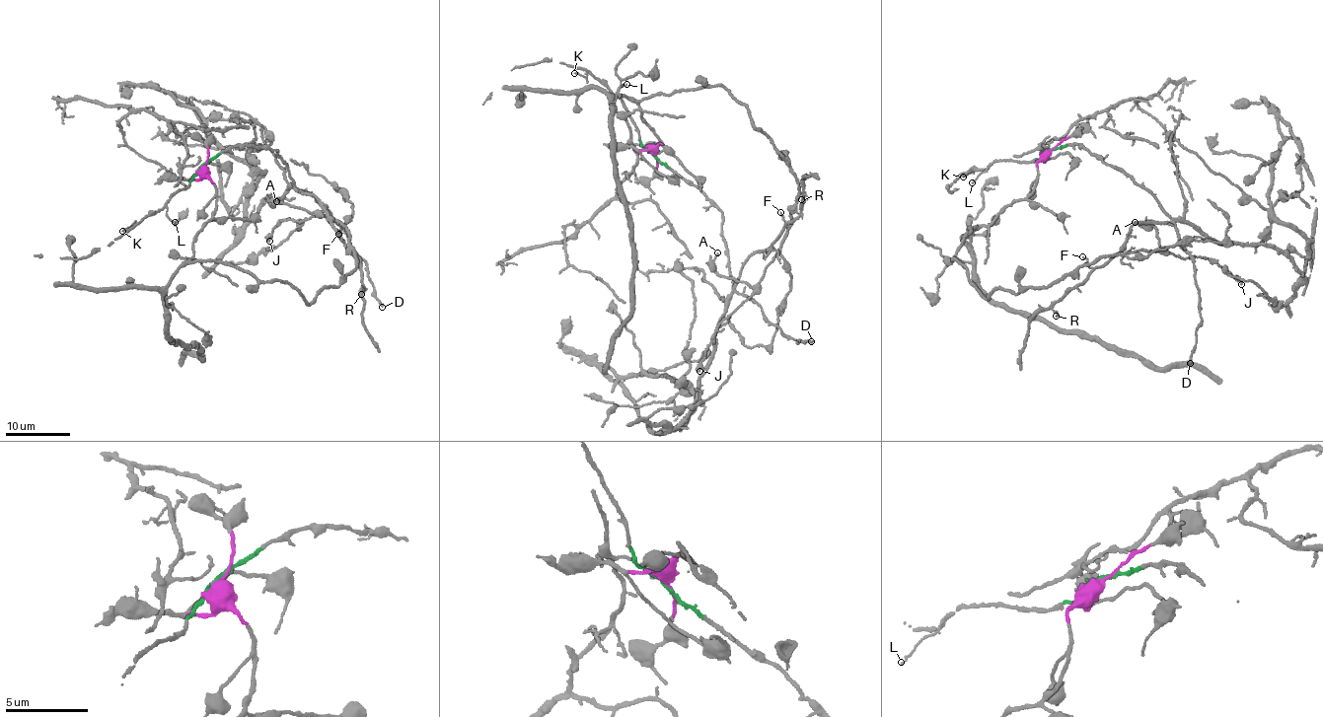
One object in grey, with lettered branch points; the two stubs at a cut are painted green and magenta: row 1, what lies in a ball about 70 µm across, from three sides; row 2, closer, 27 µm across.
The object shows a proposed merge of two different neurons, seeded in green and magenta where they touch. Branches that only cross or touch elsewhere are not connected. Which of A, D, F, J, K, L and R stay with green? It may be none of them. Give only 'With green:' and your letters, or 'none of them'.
With green: D, F, K, L, R

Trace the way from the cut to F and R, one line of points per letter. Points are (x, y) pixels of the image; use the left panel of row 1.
F: (202, 166), (233, 147), (266, 145), (284, 161), (294, 186), (302, 194), (314, 195), (338, 234)
R: (202, 166), (233, 147), (266, 145), (278, 152), (294, 186), (314, 195), (359, 260), (361, 295)

